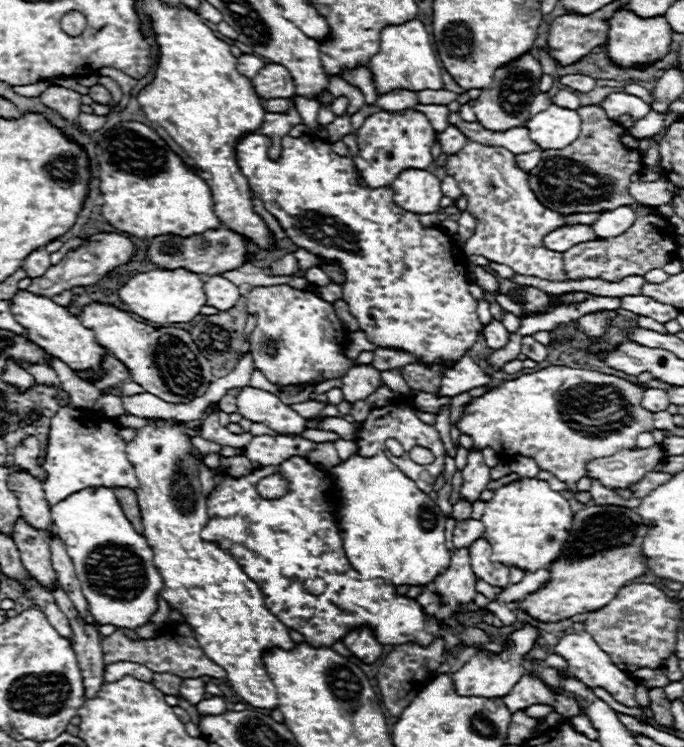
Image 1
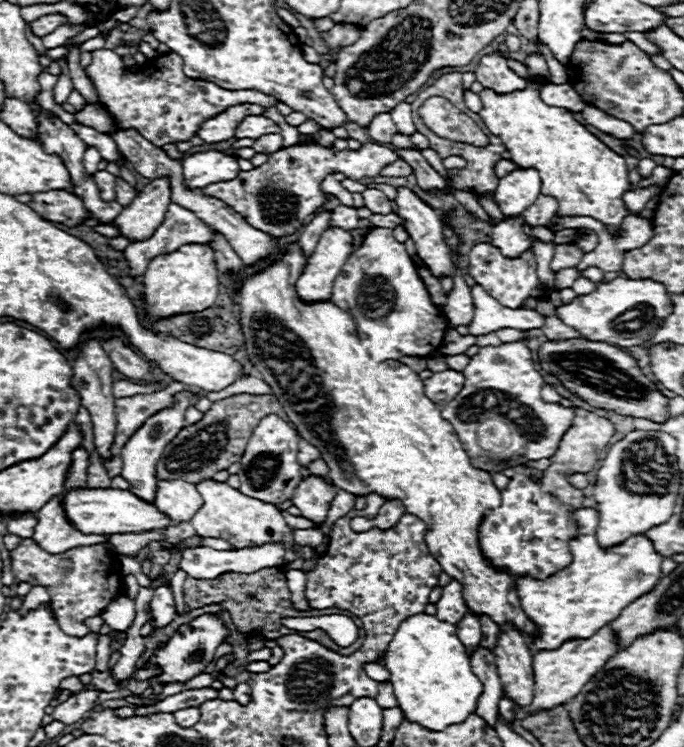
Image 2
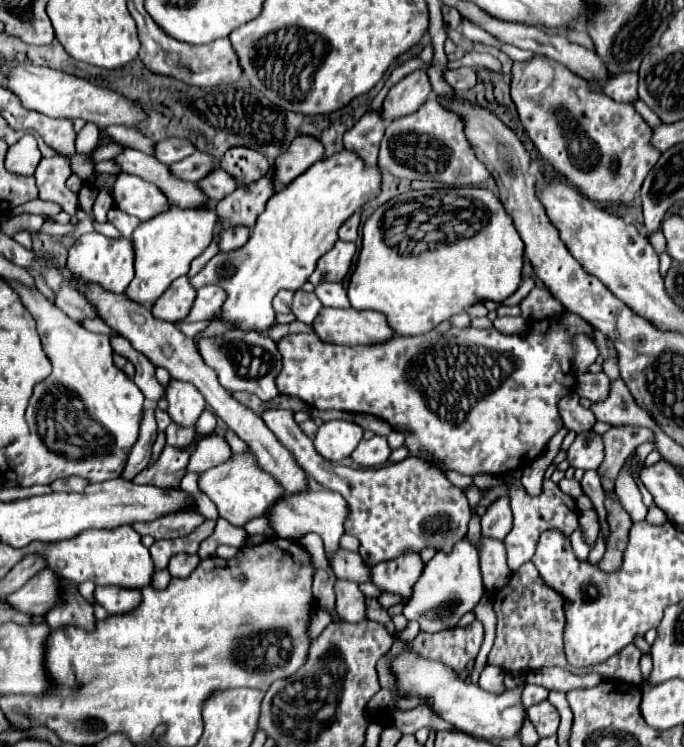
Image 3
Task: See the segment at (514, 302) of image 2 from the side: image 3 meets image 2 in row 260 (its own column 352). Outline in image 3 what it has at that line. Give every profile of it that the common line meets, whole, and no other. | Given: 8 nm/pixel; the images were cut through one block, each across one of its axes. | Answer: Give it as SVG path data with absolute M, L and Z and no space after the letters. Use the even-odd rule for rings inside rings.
M264 410L260 416L280 438L280 442L294 454L298 466L308 476L312 476L324 488L342 494L348 504L344 530L360 540L360 556L368 566L398 558L406 552L420 554L424 548L450 554L454 544L466 536L470 520L468 498L438 468L434 470L432 464L410 456L398 464L382 468L344 468L342 464L328 462L314 450L312 440L294 422L292 410Z

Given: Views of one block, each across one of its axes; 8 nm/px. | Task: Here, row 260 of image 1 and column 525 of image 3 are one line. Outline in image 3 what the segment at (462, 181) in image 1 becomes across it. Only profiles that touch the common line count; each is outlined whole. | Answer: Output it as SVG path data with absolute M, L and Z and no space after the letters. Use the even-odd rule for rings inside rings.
M508 480L508 484L510 484L510 506L514 512L514 526L504 540L504 546L506 546L506 564L512 572L516 572L524 562L532 560L532 556L536 552L538 536L544 530L556 528L556 530L564 532L566 536L570 536L578 528L578 508L576 508L574 500L570 496L566 496L552 480L544 480L542 494L536 498L528 496L520 482Z

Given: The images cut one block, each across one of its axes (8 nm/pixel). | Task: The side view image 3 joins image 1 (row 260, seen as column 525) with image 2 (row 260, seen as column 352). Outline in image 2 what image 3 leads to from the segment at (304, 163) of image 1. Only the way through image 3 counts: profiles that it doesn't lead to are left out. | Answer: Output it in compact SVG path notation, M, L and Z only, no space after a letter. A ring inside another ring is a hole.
M370 228L366 232L360 248L354 250L342 266L342 272L334 282L334 292L330 300L352 314L358 328L358 338L376 362L400 360L402 356L428 356L442 344L442 338L446 334L446 324L438 306L434 306L404 244L394 238L390 228Z

